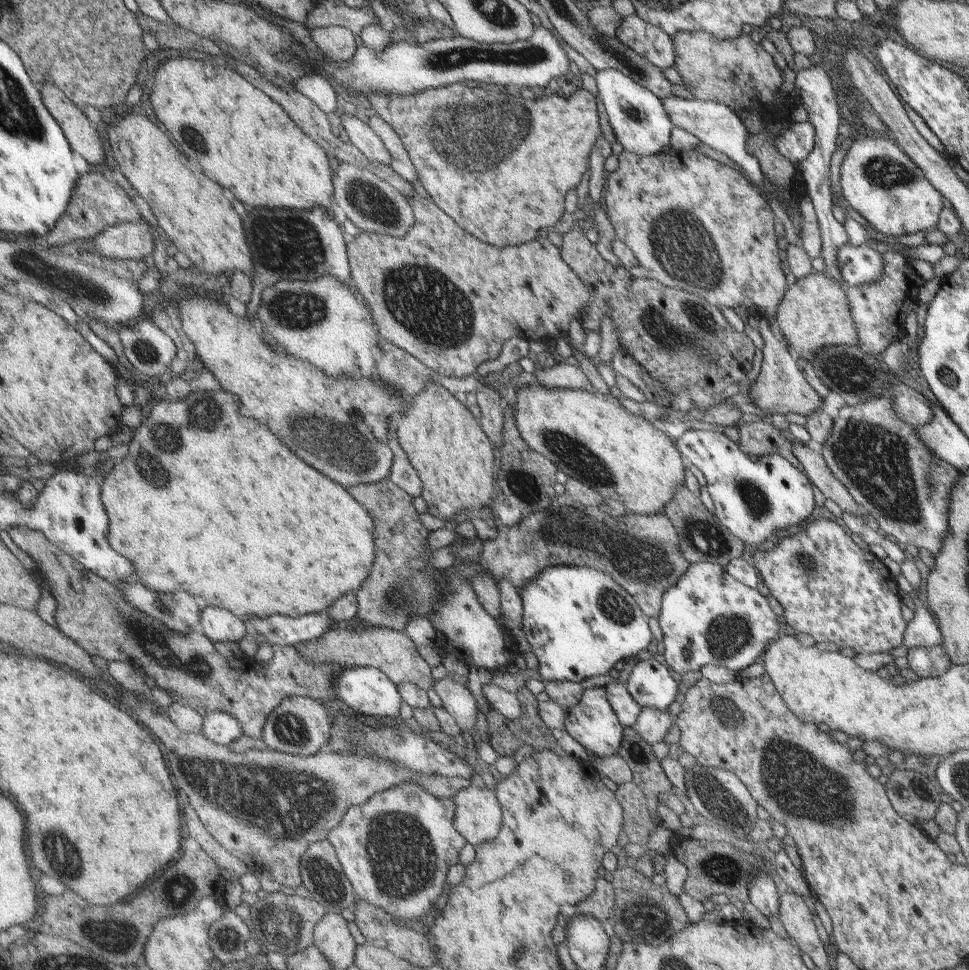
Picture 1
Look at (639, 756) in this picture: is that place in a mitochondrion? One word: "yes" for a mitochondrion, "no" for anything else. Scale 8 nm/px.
no

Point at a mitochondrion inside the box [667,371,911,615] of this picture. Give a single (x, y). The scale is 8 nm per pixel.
(706, 539)

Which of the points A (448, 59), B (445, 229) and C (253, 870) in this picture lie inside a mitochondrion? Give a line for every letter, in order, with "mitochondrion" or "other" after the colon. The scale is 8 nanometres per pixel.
A: mitochondrion
B: other
C: other

